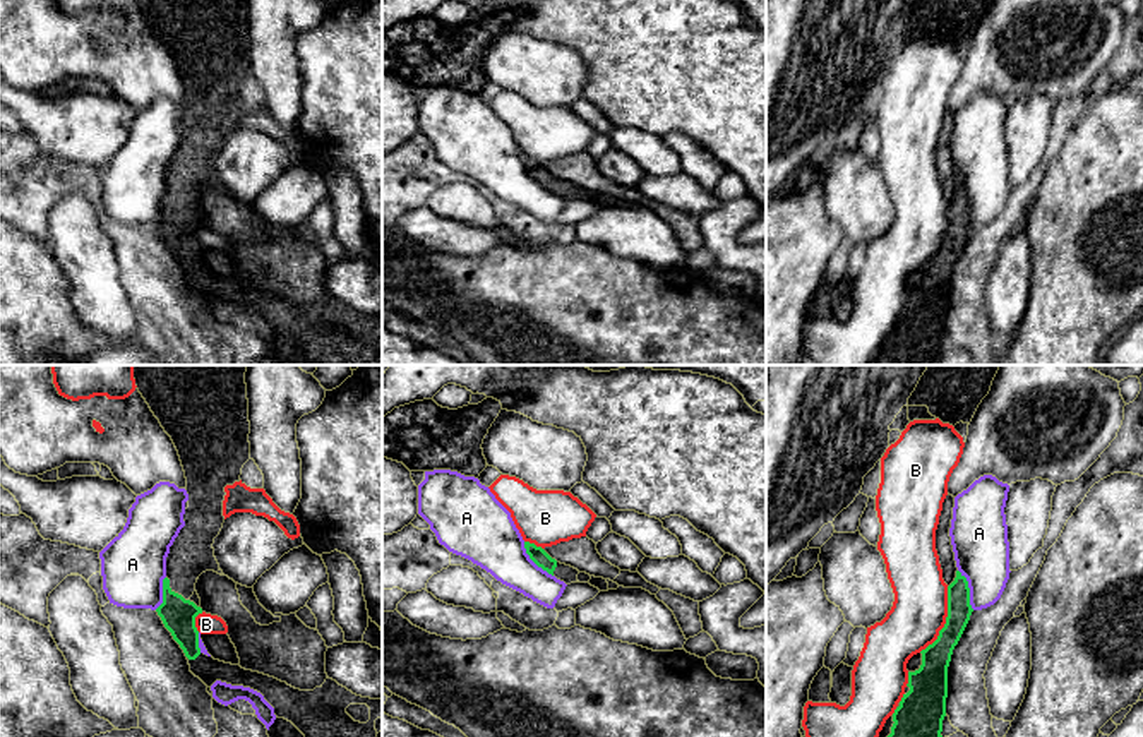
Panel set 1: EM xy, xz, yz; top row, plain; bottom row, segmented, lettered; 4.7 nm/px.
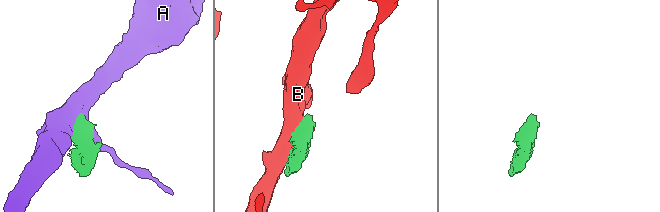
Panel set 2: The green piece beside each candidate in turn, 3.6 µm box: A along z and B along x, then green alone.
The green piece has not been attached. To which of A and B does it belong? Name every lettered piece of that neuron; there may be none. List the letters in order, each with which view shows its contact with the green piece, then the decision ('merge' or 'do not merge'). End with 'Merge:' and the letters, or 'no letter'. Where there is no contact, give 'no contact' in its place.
A: yz | do not merge
B: yz | do not merge
Merge: no letter

